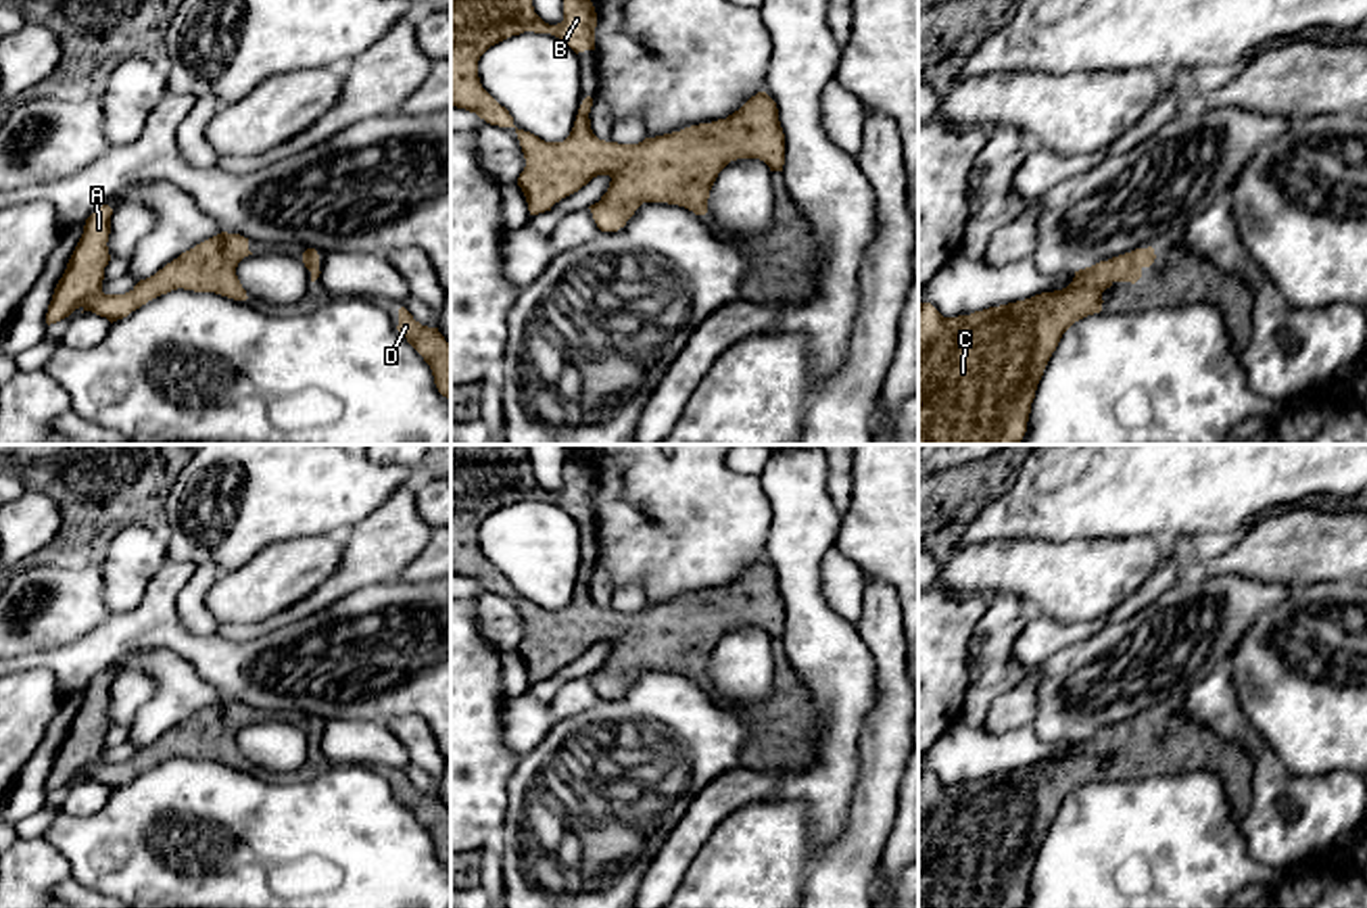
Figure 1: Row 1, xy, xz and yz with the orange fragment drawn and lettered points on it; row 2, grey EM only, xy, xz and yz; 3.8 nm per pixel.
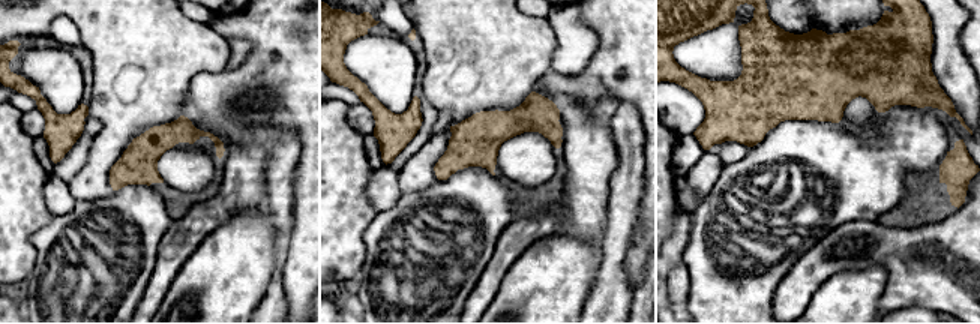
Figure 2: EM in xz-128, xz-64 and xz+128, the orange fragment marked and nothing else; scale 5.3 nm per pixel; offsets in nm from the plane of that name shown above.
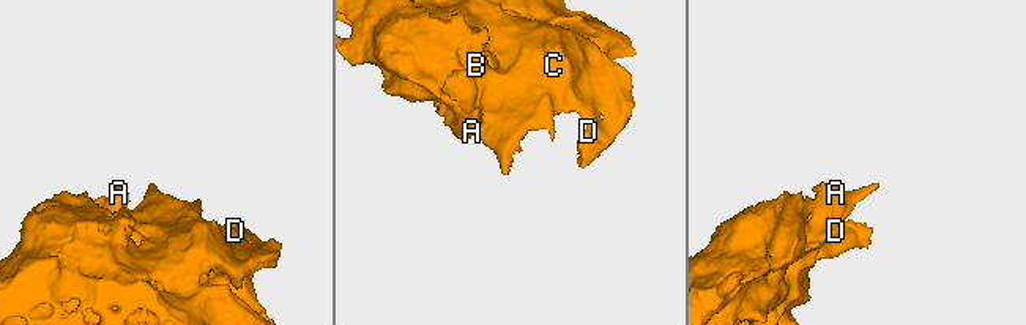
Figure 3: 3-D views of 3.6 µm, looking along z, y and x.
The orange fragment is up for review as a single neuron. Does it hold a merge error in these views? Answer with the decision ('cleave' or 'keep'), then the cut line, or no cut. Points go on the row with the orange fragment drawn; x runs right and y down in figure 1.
keep | no cut

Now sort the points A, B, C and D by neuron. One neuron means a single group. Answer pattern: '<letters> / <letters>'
A B C D

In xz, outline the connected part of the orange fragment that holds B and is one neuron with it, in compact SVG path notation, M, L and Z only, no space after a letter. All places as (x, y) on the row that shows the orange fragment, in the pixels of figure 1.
M451 0L451 106L515 129L526 159L518 186L530 215L551 211L593 177L609 175L607 192L589 209L601 232L618 232L643 202L668 202L705 215L710 190L730 161L760 159L770 171L783 171L785 134L776 102L766 92L751 96L726 119L639 144L599 140L589 119L591 96L582 100L563 142L545 142L518 129L509 111L482 88L480 56L524 31L551 33L576 54L595 50L595 27L591 0L563 0L563 21L557 25L545 23L532 0Z

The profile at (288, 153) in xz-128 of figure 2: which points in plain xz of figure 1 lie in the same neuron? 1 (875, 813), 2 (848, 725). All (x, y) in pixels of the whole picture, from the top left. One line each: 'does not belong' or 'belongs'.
1: belongs
2: does not belong

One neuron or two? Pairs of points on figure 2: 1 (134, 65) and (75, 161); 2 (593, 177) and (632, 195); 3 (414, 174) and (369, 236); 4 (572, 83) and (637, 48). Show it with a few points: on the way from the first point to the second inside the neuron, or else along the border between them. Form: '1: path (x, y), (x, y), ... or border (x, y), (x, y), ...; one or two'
1: border (93, 138), (87, 161), (78, 171); two
2: border (617, 150), (605, 219); two
3: border (437, 182), (417, 191), (402, 192); two
4: path (589, 83), (620, 65); one

